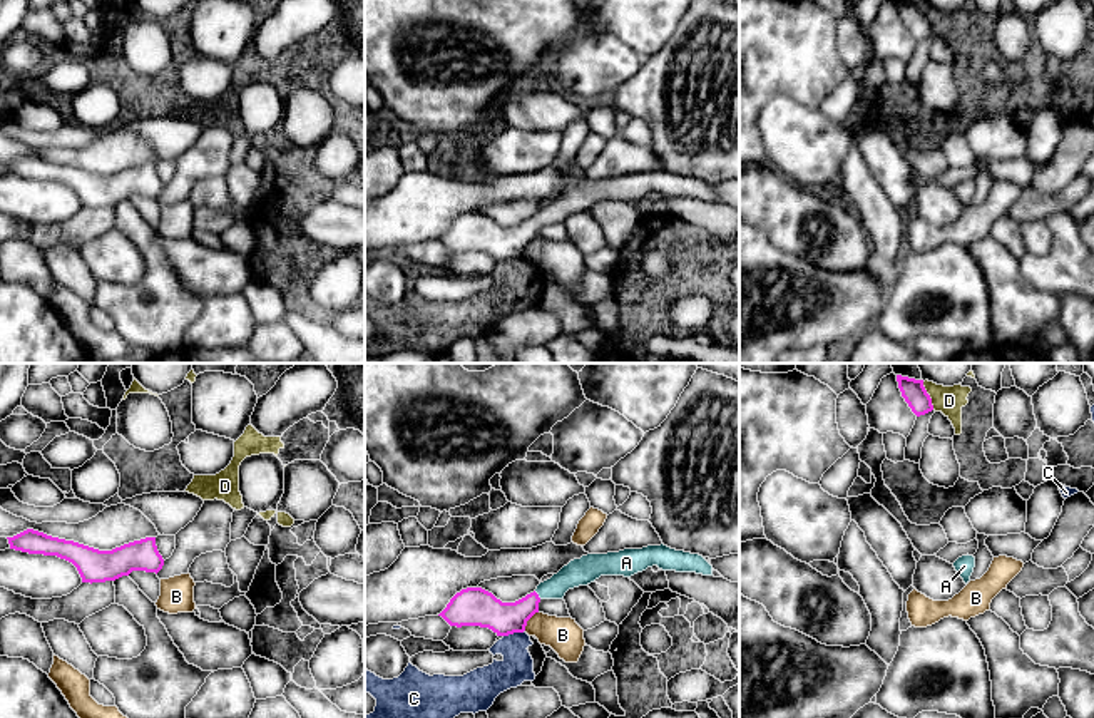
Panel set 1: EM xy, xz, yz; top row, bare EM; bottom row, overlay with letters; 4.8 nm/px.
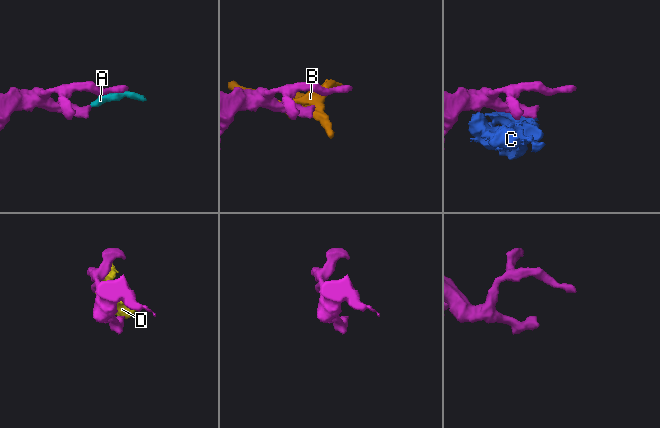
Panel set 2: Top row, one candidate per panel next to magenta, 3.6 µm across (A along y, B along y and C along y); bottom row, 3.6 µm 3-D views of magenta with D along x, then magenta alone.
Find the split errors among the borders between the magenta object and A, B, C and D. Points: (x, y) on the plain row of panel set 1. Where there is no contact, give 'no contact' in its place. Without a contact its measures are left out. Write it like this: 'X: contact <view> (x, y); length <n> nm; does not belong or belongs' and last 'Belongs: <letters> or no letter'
A: contact xz (537, 220); length 50 nm; belongs
B: contact xz (527, 245); length 120 nm; does not belong
C: contact xz (514, 256); length 110 nm; does not belong
D: contact yz (929, 20); length 150 nm; does not belong
Belongs: A

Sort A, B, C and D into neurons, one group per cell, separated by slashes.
A / B / C D

